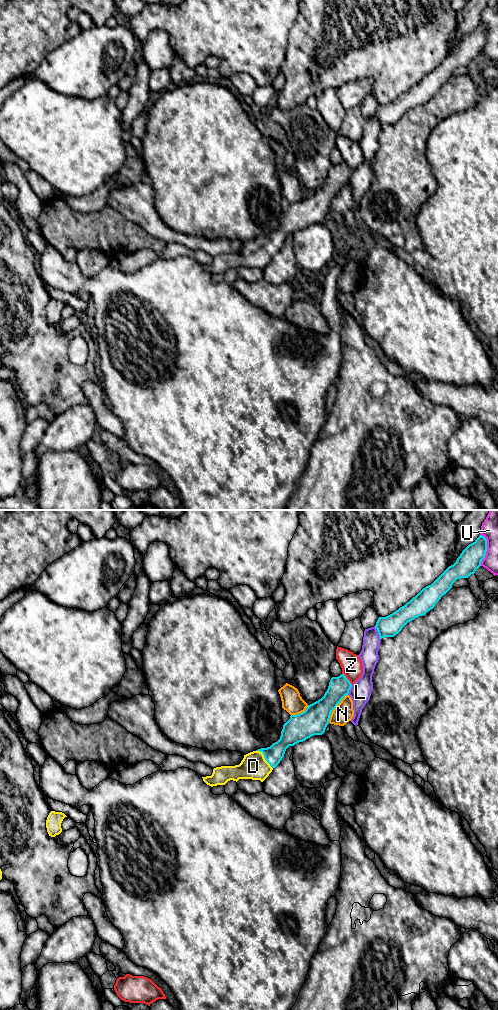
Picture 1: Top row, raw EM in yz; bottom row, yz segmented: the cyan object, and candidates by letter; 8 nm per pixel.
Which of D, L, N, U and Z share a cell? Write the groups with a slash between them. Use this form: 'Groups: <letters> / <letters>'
Groups: D / L / N / U / Z

